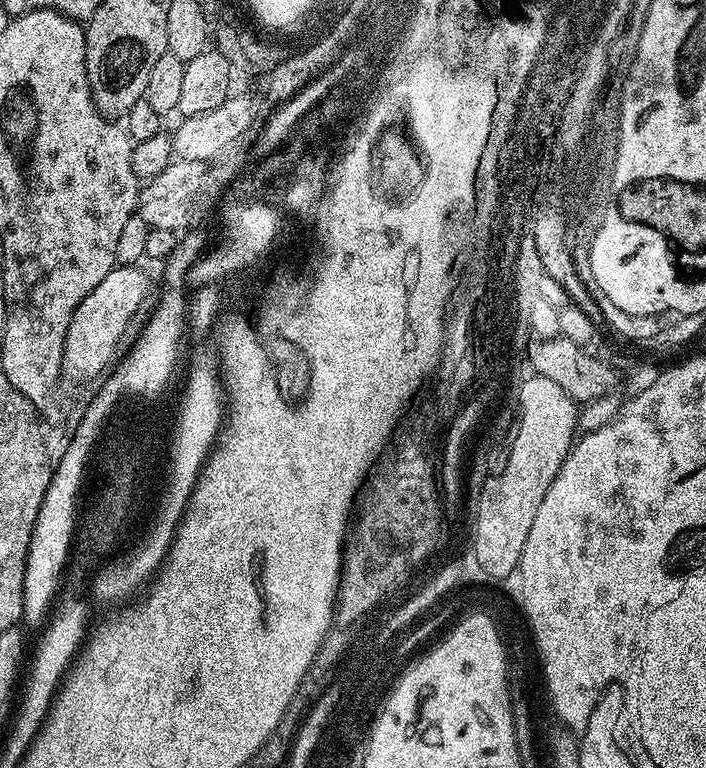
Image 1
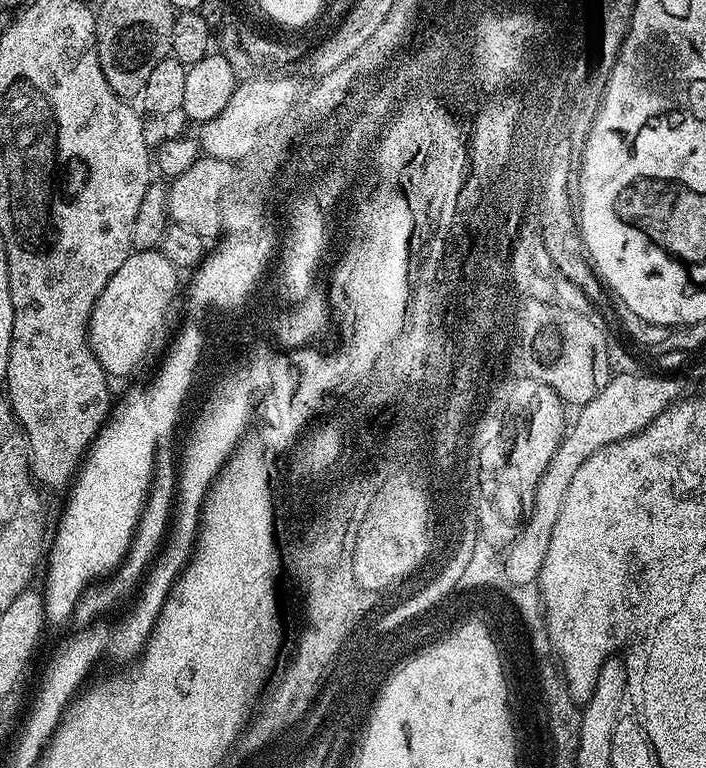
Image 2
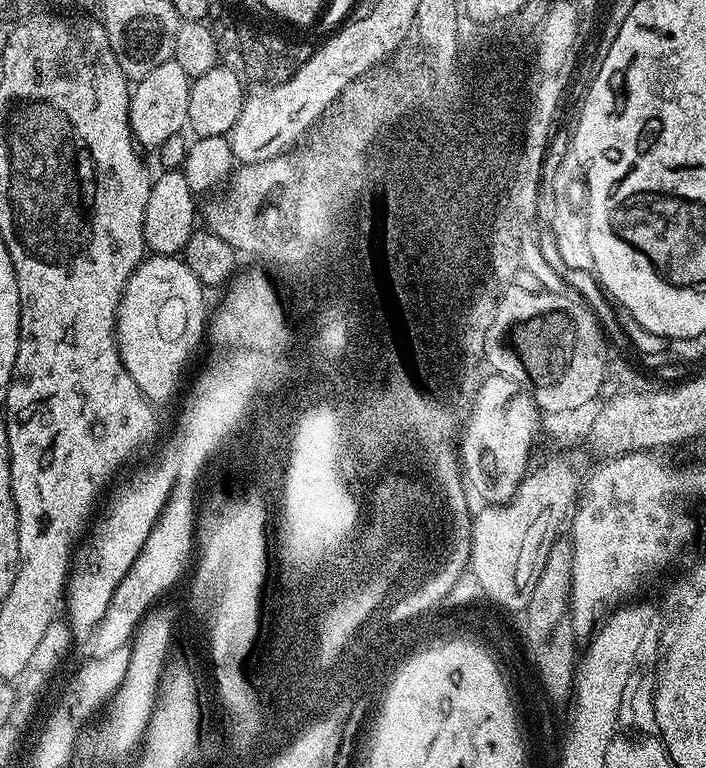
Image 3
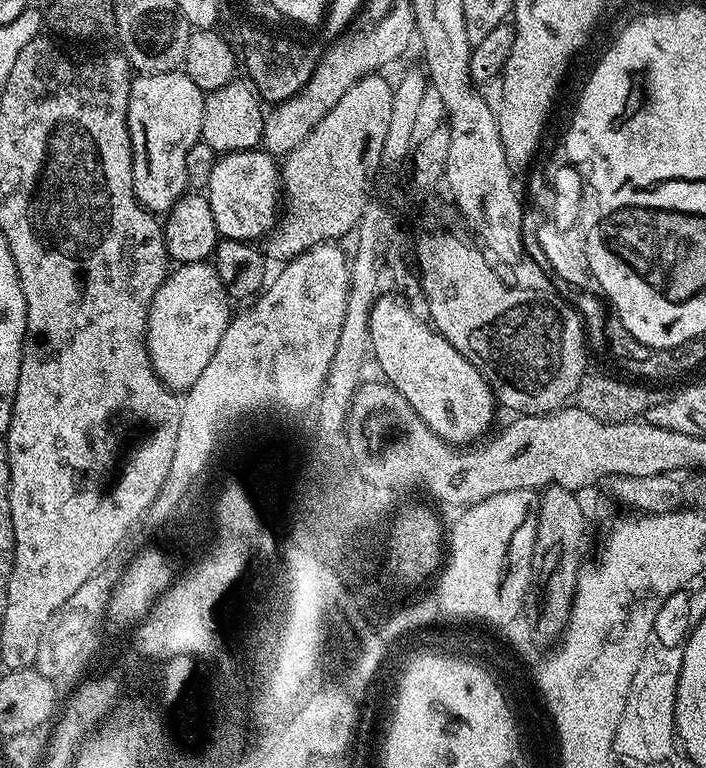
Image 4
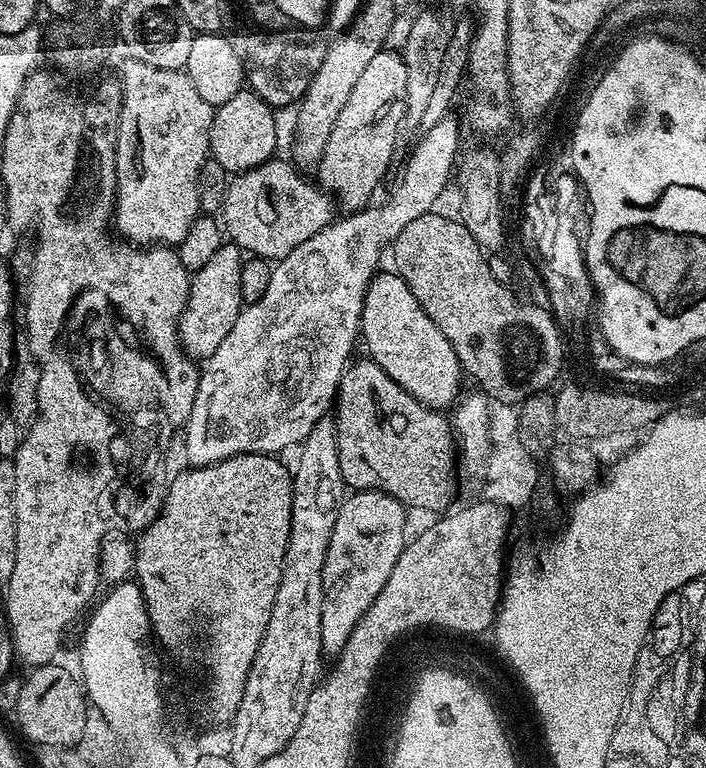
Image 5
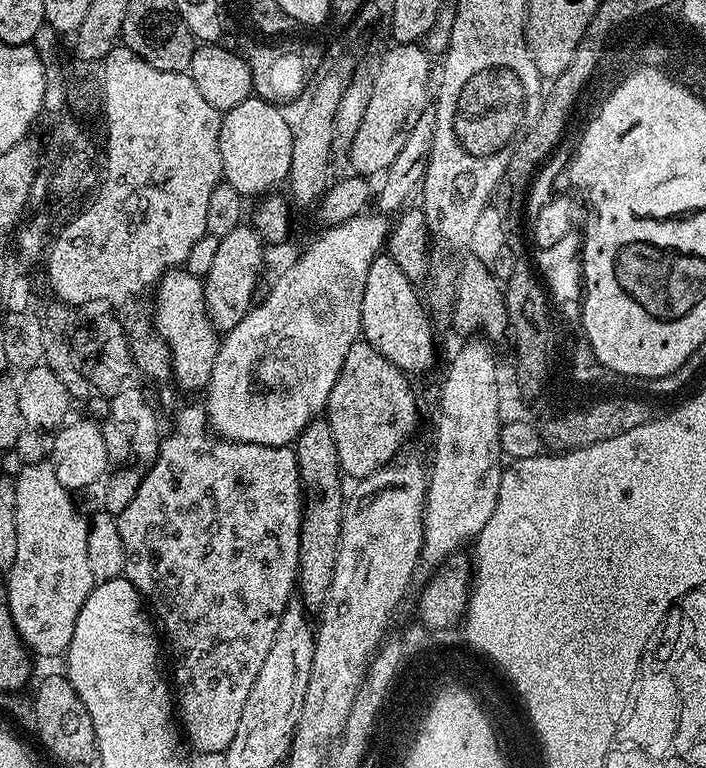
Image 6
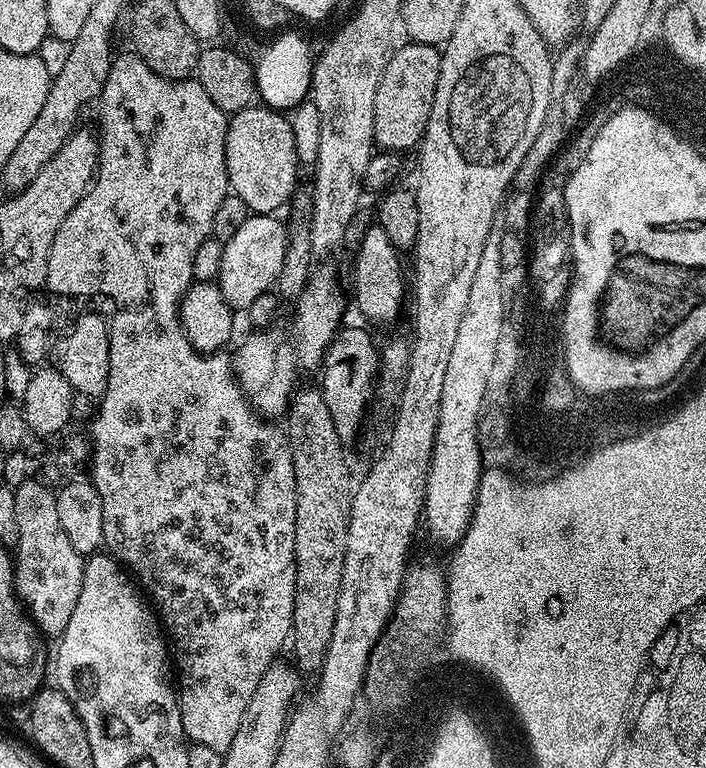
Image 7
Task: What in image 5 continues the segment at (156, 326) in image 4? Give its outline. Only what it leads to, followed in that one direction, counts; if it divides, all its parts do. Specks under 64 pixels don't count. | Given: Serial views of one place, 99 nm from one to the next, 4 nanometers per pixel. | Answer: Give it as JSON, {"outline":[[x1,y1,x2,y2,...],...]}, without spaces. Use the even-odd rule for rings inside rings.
{"outline":[[225,242,192,276,192,289,188,295,188,305,180,315,180,344,184,351,193,358,207,358,218,350,222,340,230,333,237,322,241,309,245,306,242,294,242,270,245,257,239,248,231,242]]}

